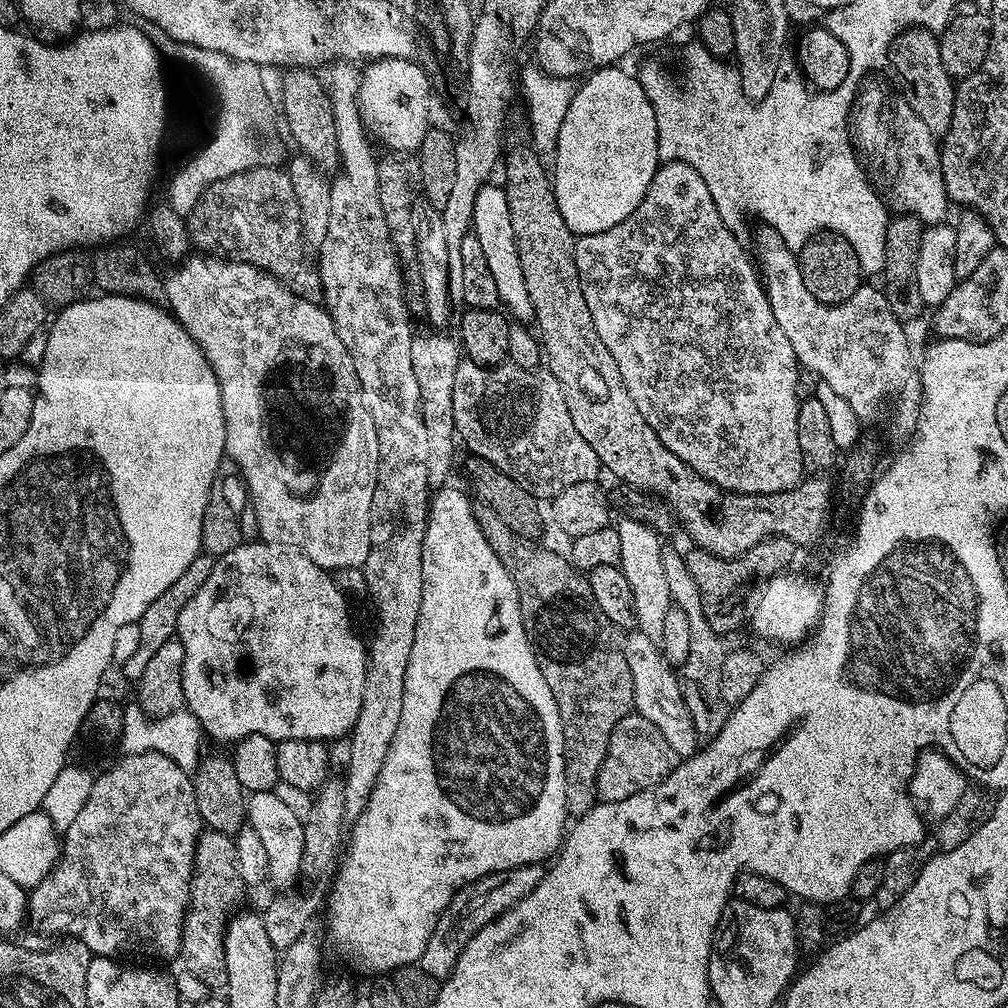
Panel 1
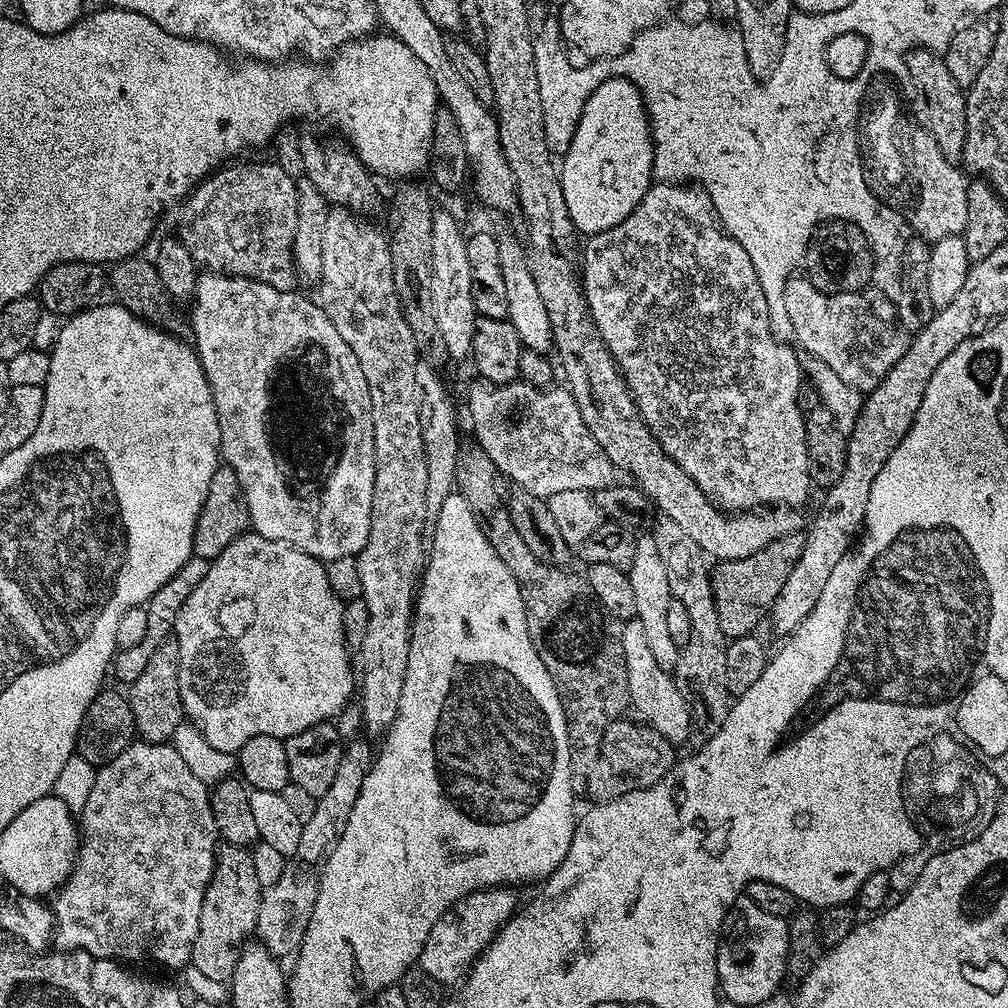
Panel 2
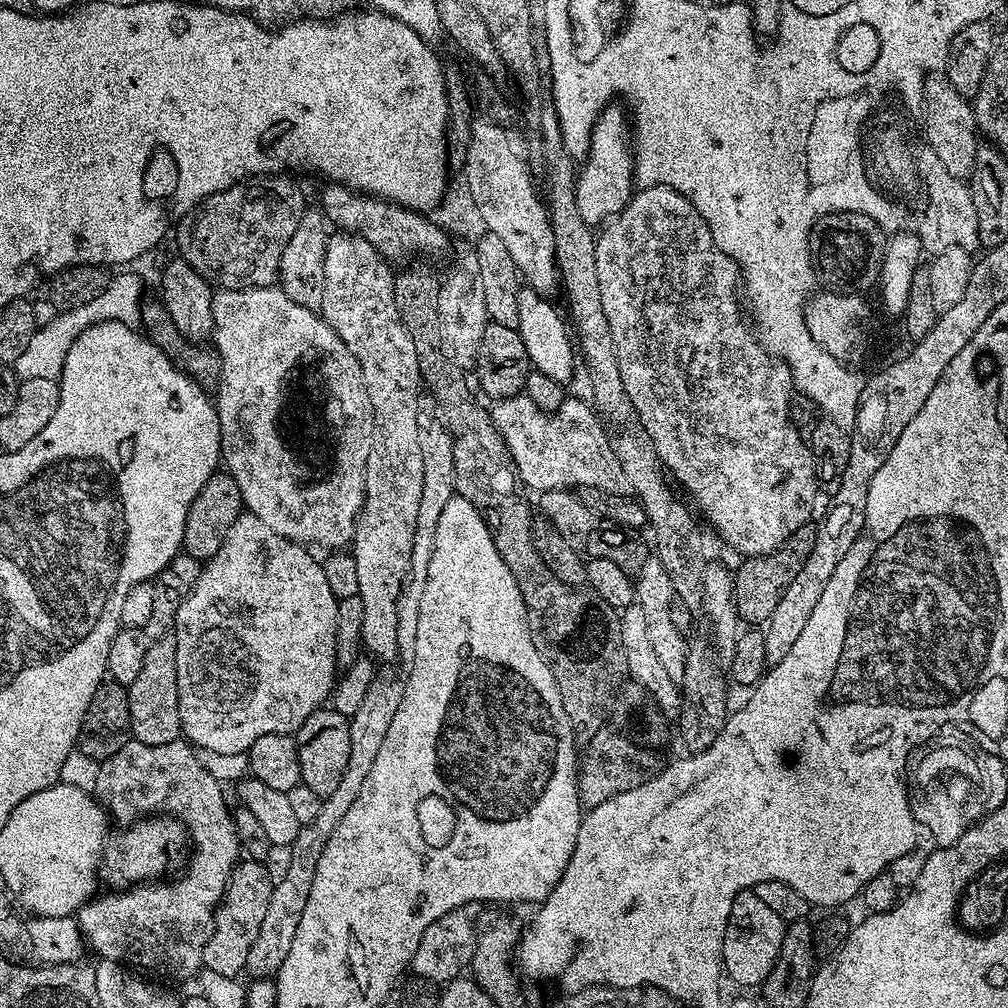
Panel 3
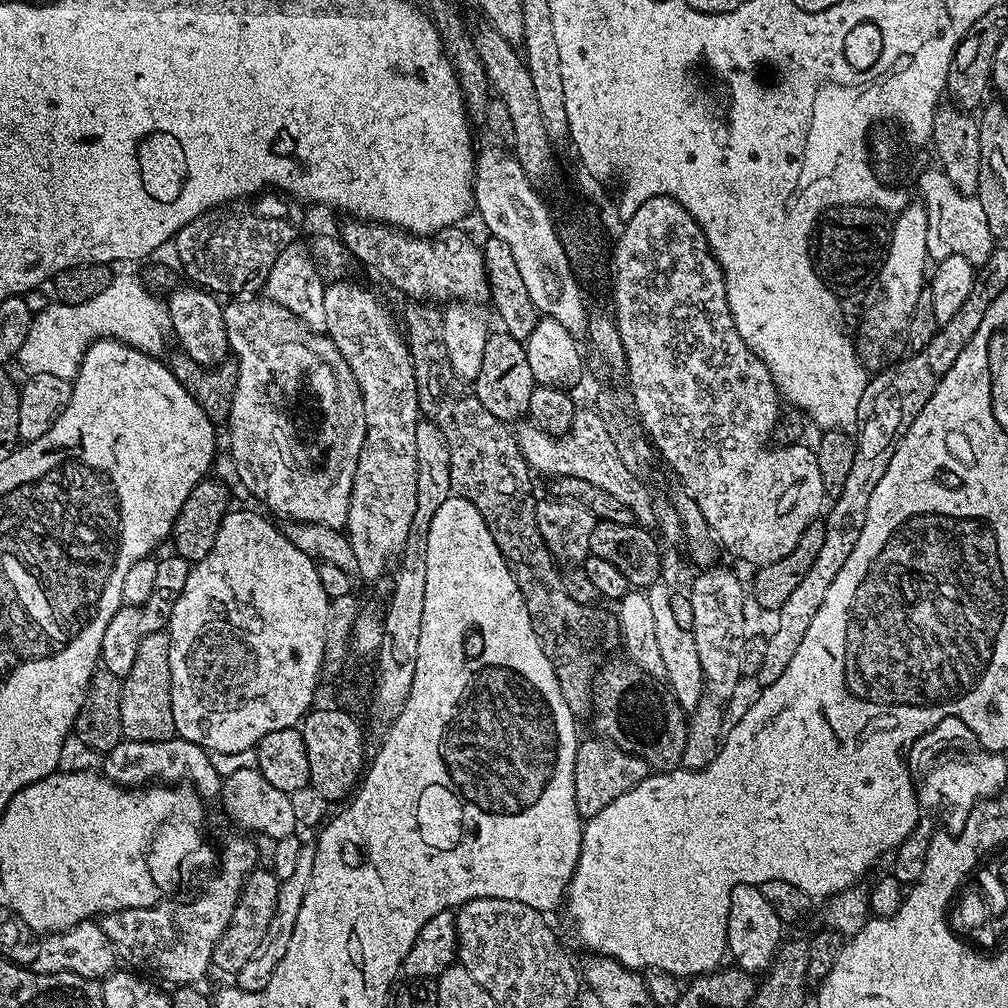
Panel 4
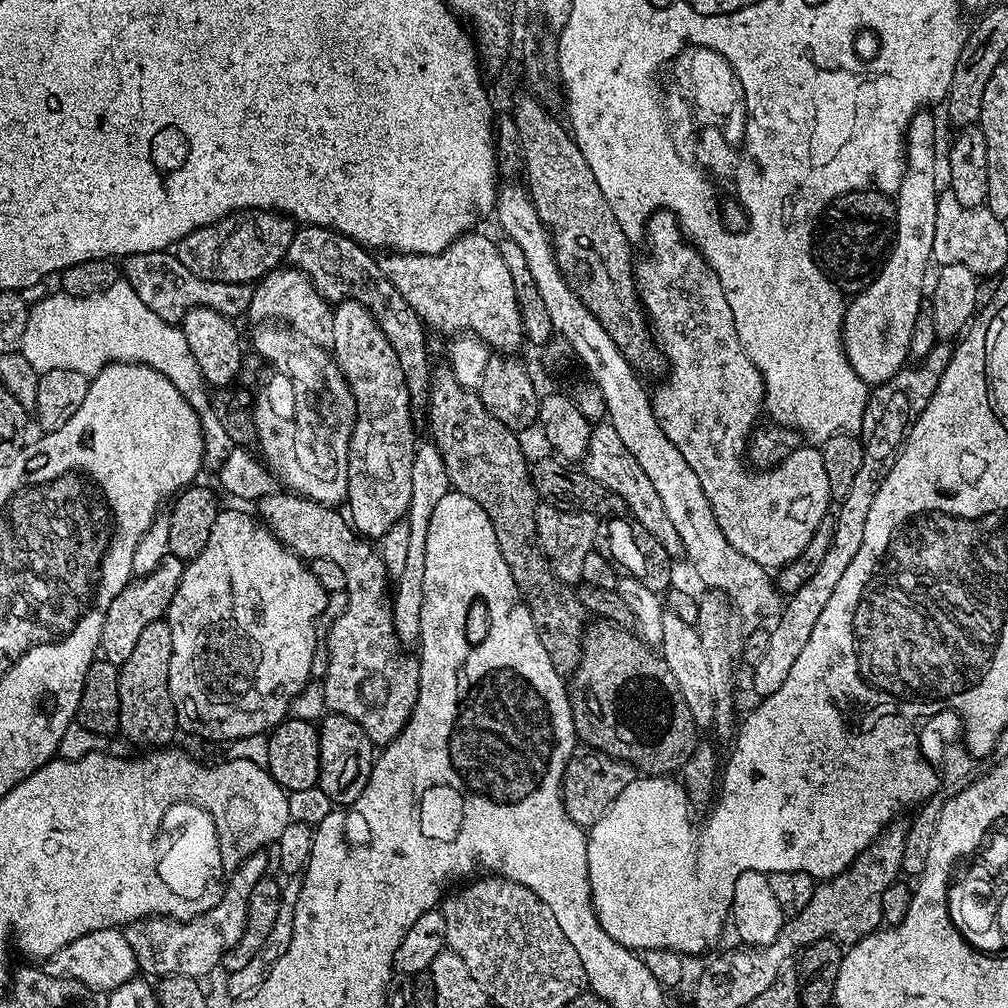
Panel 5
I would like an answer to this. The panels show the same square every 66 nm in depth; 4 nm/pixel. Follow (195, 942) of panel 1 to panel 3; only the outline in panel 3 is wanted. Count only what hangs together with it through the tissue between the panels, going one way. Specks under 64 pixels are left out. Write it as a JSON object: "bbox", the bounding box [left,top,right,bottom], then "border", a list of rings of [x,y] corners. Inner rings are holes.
{"bbox":[203,858,272,978],"border":[[[244,858],[237,863],[228,879],[224,897],[216,908],[216,917],[212,919],[212,933],[204,947],[203,967],[214,970],[214,974],[226,974],[233,978],[245,971],[254,938],[258,938],[258,930],[262,930],[262,922],[266,919],[272,885],[268,868],[261,861]]]}

